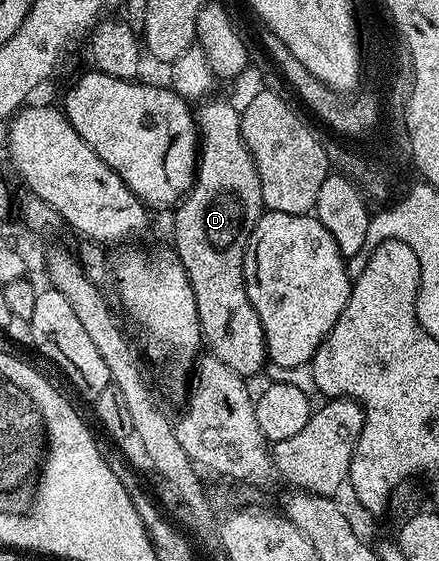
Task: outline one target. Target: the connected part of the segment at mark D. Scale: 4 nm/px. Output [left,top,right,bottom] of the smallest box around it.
[172,99,267,379]

